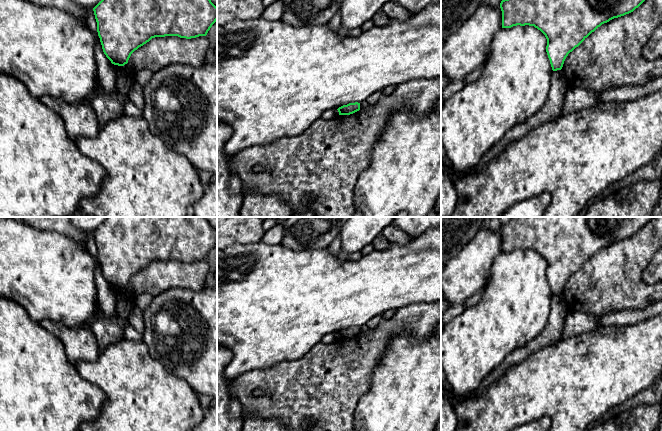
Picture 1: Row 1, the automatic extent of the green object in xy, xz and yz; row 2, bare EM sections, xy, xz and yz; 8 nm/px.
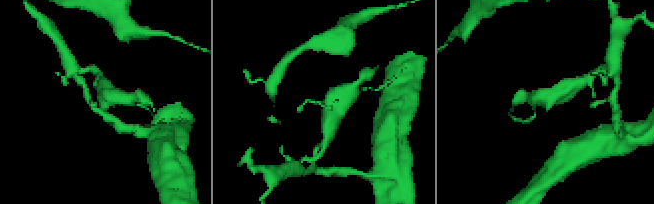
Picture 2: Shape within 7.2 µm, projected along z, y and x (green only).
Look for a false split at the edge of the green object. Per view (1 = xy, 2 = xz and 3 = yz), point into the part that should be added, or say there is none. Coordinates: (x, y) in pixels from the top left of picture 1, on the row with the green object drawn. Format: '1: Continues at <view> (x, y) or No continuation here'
1: No continuation here
2: No continuation here
3: No continuation here

